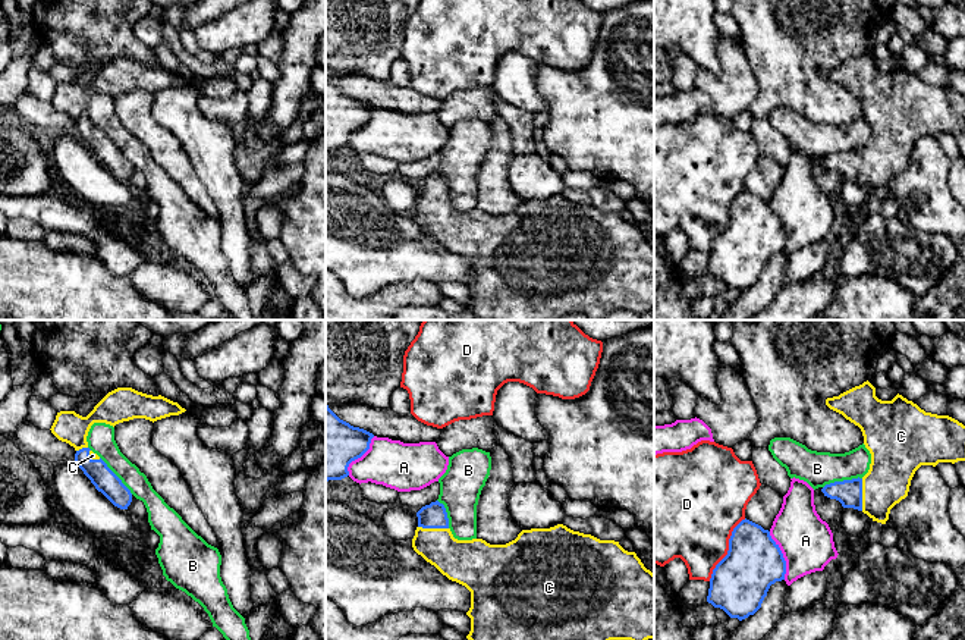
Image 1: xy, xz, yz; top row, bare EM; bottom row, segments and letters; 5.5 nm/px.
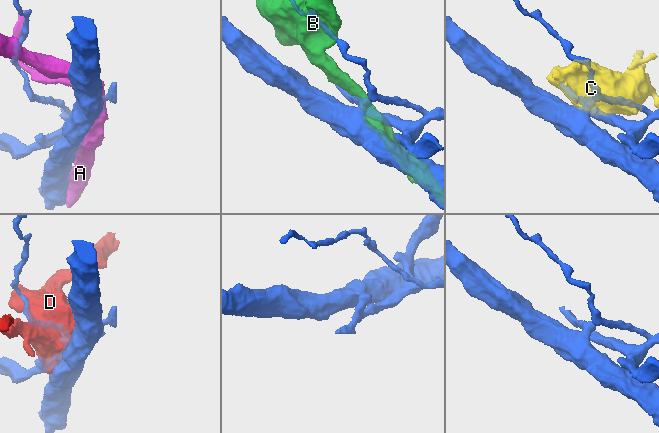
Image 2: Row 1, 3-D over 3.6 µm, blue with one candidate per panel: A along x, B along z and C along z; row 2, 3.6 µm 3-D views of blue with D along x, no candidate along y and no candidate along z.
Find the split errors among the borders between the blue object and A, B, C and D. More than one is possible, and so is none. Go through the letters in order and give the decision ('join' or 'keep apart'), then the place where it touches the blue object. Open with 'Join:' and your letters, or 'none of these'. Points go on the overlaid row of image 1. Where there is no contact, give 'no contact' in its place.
Join: C
A: keep apart | yz (782, 555)
B: keep apart | yz (844, 480)
C: join | yz (861, 495)
D: keep apart | yz (729, 549)

